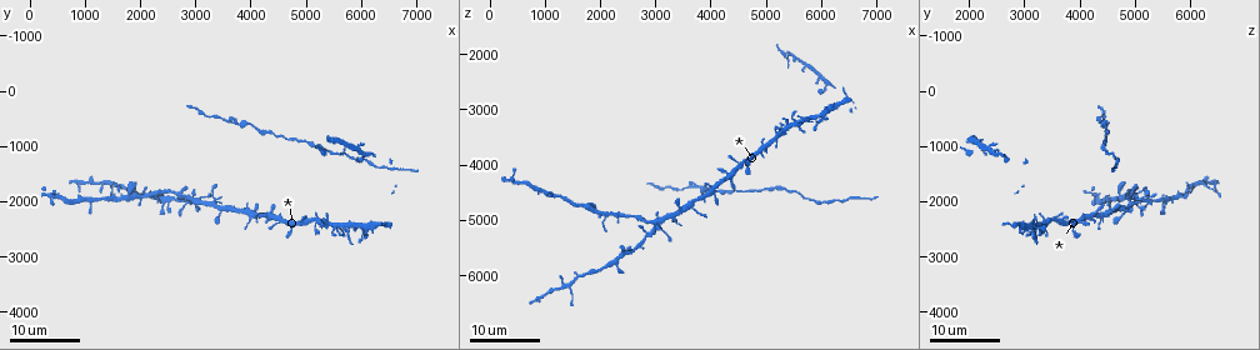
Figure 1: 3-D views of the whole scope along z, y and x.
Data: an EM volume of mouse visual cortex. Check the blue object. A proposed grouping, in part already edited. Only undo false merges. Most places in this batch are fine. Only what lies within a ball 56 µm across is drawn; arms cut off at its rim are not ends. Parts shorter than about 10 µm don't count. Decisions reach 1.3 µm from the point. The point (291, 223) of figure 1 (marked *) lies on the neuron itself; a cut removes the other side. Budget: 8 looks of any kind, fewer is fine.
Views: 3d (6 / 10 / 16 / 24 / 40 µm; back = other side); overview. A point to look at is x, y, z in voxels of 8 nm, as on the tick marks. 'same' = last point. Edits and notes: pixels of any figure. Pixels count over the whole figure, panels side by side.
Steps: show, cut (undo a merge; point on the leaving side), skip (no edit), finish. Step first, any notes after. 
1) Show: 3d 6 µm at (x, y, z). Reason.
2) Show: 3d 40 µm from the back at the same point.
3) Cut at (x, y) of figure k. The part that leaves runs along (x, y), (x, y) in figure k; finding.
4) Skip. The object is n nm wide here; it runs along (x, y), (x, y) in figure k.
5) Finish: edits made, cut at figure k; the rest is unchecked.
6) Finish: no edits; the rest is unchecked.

Show: 3d 24 µm at (3750, 550, 4400). Three-way junction.

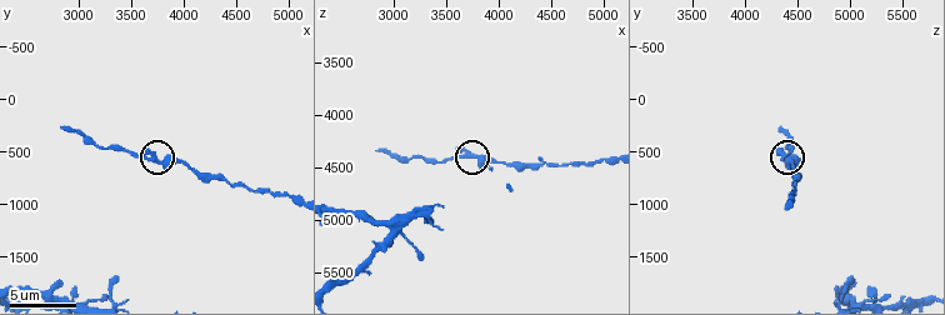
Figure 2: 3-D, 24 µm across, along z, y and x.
Show: 3d 10 µm at (3700, 560, 4380).

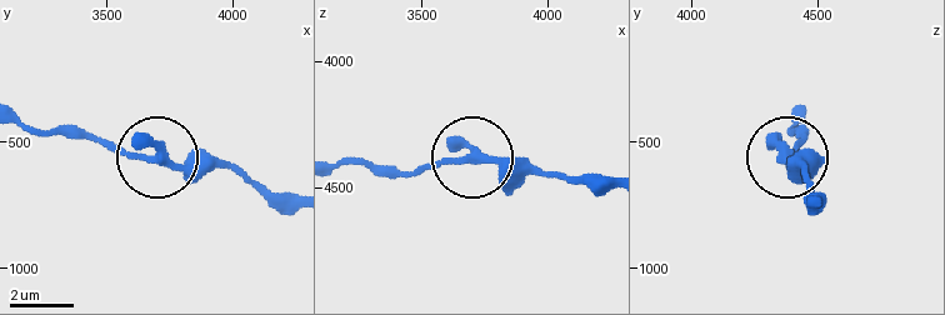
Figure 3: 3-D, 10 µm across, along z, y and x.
Skip. The object is 250 nm wide here; one neuron here.

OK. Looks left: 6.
Show: 3d 6 µm at (4760, 860, 4460).

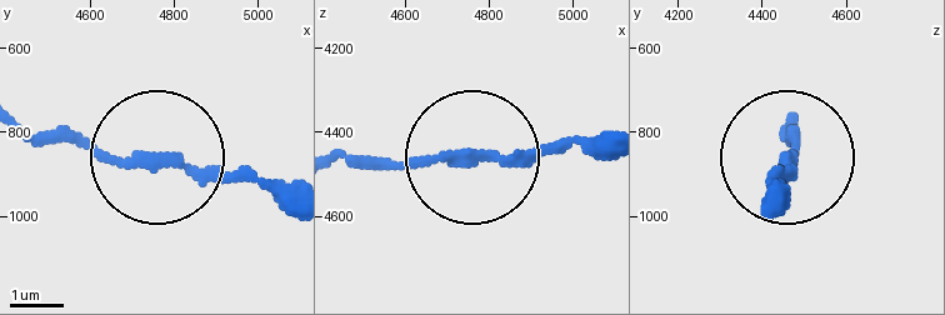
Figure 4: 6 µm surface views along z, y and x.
Skip. All the same neuron.

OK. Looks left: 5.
Show: 3d 24 µm at (4400, 2250, 4250).

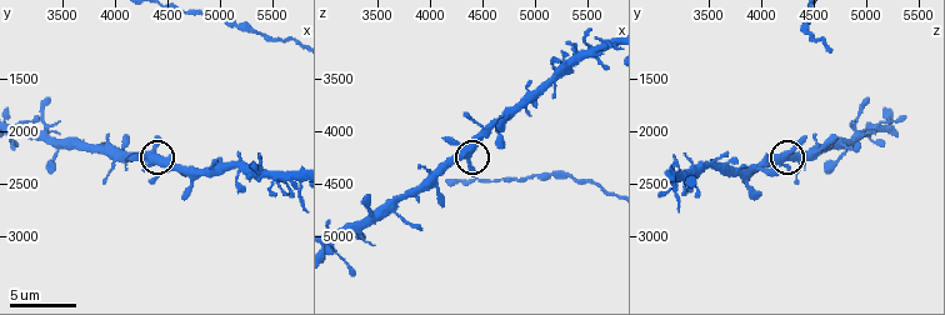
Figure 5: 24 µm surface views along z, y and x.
Show: 3d 10 µm at (4360, 2220, 4280). Zoom in.

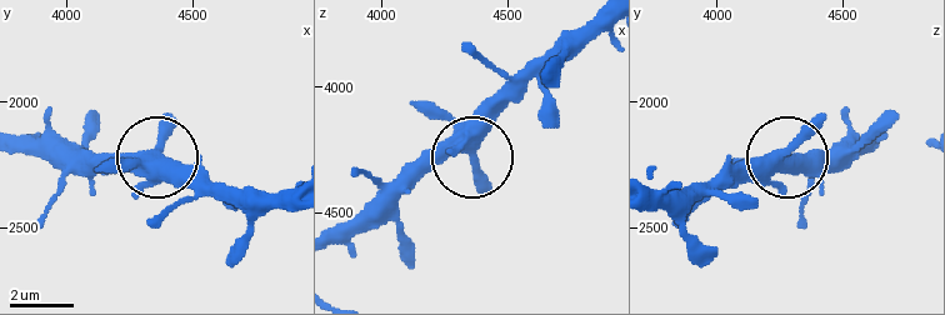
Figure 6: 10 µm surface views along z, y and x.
Skip. 3 arms meet here; all the same neuron.

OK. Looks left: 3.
Show: 3d 16 µm at (5420, 2380, 3320).

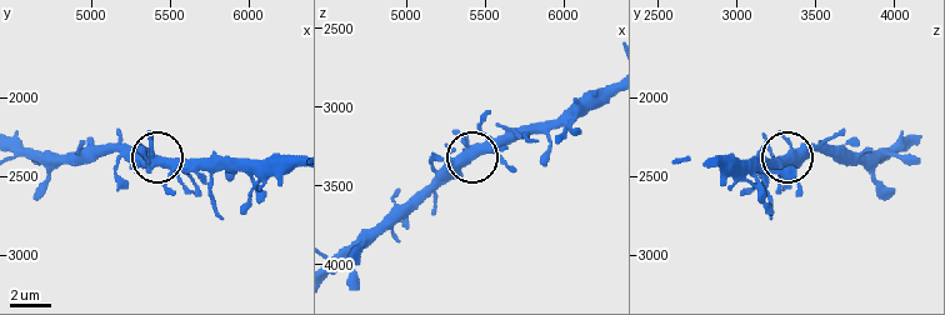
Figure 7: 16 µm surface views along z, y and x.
Skip. It runs along (368, 245), (416, 210), (466, 160), (520, 126) in figure 7; one neuron here.

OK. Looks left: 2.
Finish: no edits; the rest is unchecked.

